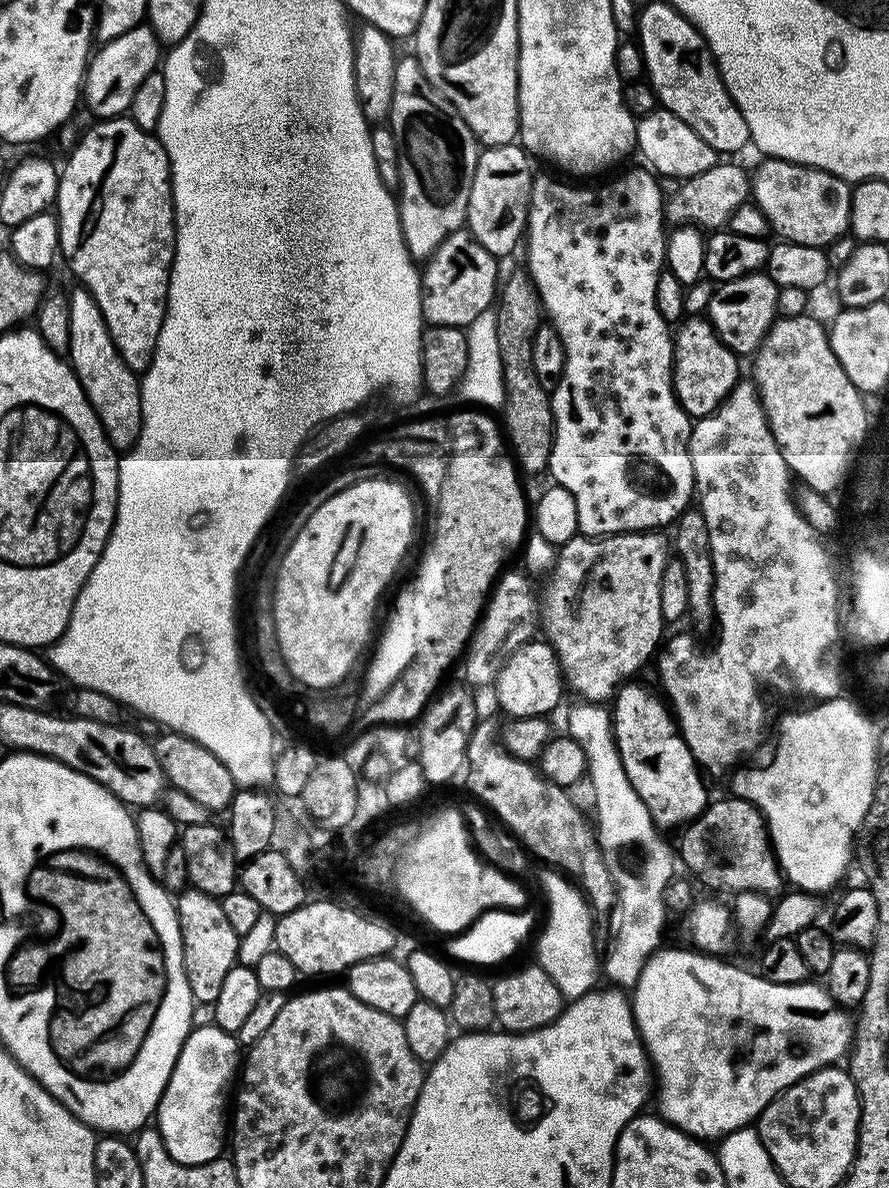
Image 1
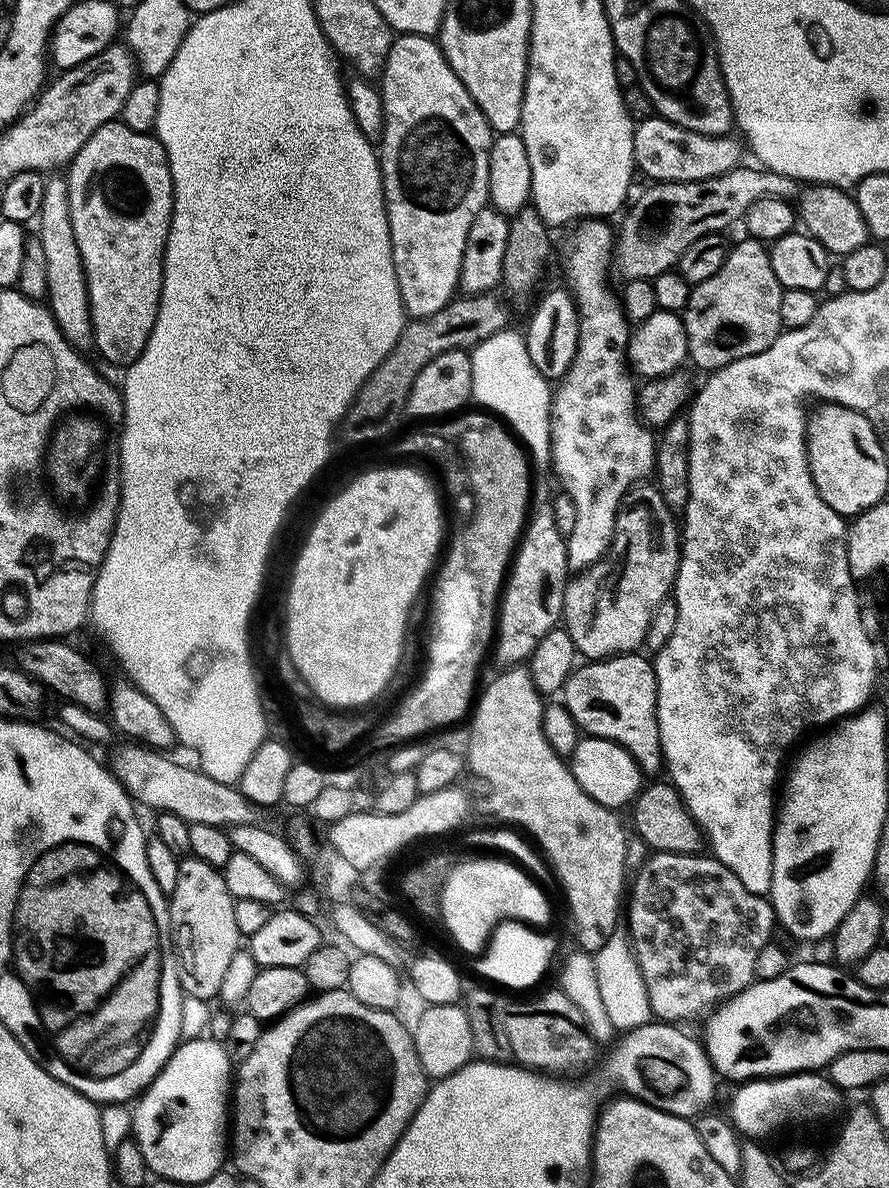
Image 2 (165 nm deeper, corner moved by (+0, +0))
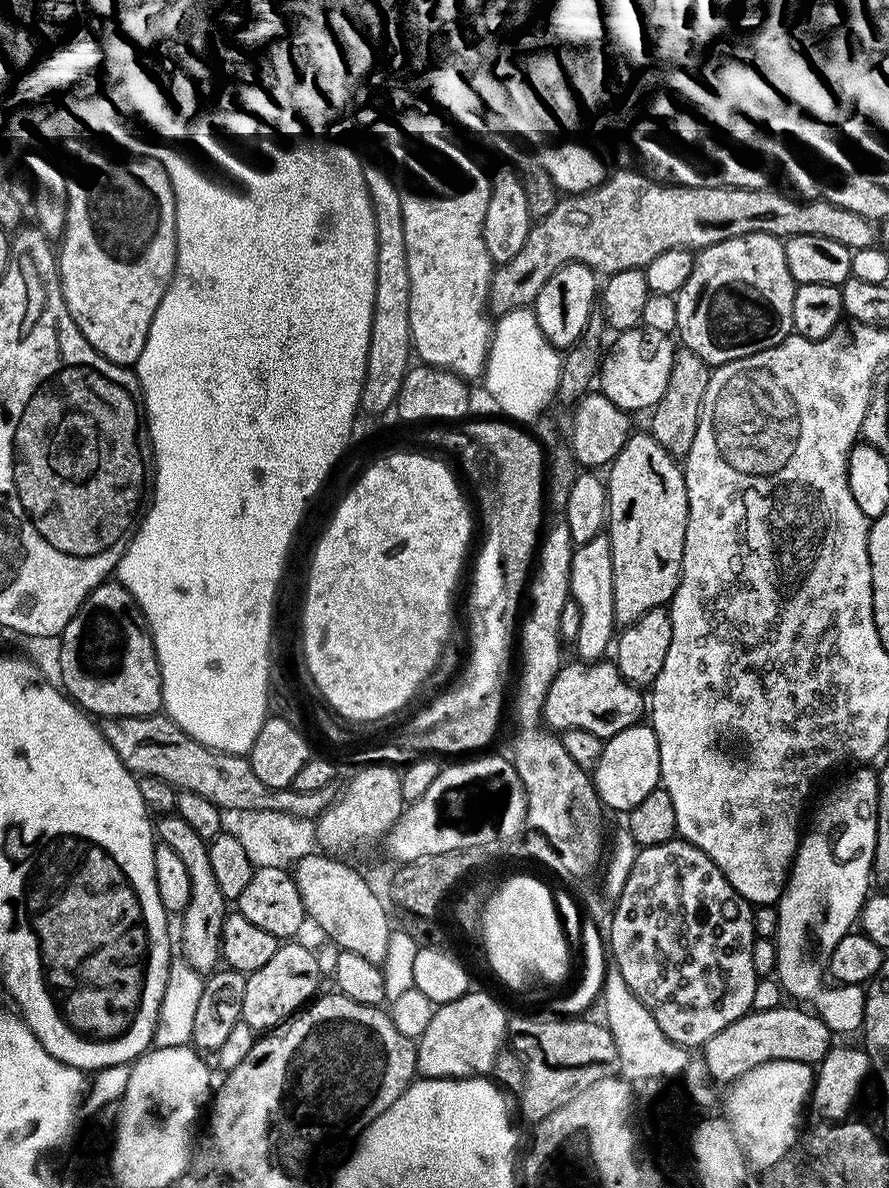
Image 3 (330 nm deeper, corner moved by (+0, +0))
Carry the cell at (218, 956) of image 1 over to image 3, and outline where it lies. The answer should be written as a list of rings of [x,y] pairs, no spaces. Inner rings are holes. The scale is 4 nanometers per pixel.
[[[175,814],[161,815],[154,832],[159,843],[170,846],[170,850],[174,850],[174,854],[178,854],[178,858],[182,858],[182,863],[186,865],[186,871],[190,873],[190,902],[182,914],[184,925],[180,928],[180,940],[178,936],[179,947],[180,944],[184,947],[183,959],[188,961],[189,966],[195,972],[211,973],[222,960],[220,935],[226,915],[226,901],[222,890],[218,890],[218,882],[214,879],[214,870],[210,867],[209,841],[198,838],[198,833]]]

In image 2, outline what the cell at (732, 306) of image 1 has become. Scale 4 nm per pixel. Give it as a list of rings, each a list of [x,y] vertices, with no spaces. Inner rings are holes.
[[[744,238],[741,244],[733,243],[726,262],[722,262],[706,282],[692,288],[684,307],[687,359],[700,368],[715,370],[769,348],[782,331],[780,315],[784,290],[778,278],[774,278],[768,248],[761,241]]]

